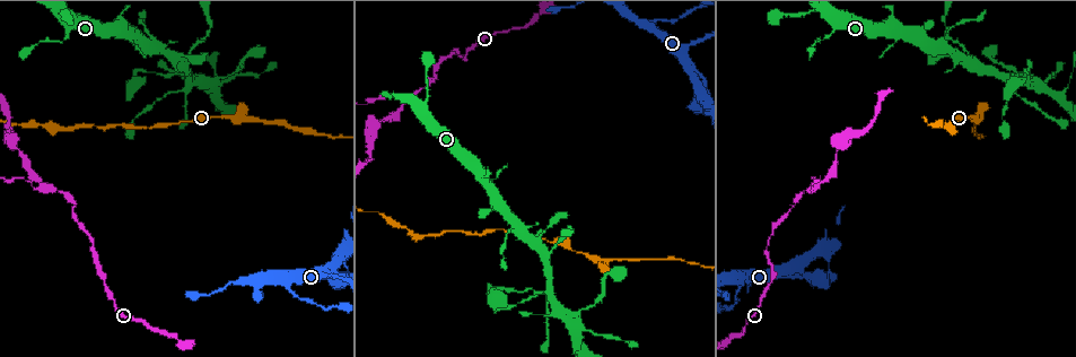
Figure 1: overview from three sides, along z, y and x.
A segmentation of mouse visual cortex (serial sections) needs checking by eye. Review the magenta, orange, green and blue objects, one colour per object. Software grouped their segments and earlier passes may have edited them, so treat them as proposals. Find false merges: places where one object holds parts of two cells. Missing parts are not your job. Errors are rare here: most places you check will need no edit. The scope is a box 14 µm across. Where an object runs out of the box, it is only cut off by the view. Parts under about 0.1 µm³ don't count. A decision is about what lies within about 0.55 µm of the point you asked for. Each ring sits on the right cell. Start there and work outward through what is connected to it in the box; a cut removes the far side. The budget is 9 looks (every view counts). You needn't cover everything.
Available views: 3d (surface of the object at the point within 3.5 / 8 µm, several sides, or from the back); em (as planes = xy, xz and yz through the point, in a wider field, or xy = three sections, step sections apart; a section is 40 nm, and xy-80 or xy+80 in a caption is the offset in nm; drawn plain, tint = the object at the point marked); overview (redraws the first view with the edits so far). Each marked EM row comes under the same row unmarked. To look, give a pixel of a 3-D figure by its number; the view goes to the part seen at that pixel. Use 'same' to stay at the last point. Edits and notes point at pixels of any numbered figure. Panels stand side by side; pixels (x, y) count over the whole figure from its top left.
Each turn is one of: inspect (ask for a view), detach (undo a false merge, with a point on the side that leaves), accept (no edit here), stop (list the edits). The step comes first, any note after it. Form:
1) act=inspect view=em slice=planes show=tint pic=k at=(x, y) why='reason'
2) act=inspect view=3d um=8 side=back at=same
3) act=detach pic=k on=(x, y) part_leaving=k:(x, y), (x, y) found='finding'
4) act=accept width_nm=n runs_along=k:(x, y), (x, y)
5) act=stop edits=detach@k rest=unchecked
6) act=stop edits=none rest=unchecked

act=inspect view=3d um=3.5 pic=1 at=(254, 117) why='sudden change in width'

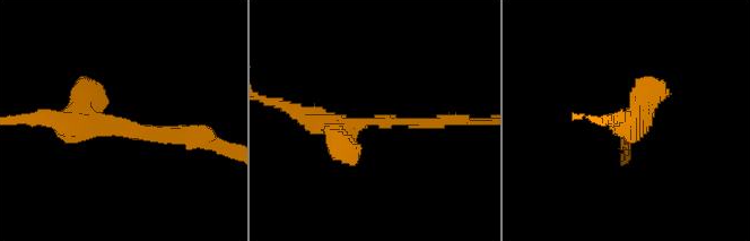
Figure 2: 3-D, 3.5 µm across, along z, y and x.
act=inspect view=em slice=xy step=3 show=tint pic=2 at=(118, 124) arm_widths_nm=150,300 why='now the EM'

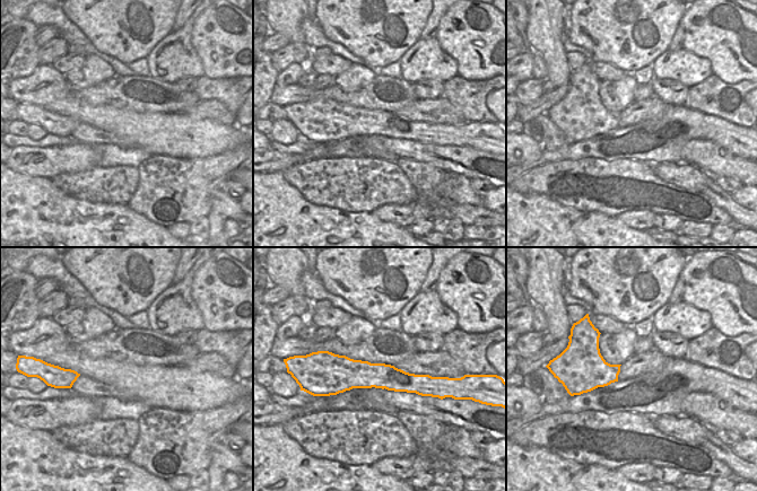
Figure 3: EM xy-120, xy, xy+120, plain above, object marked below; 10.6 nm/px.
act=accept runs_along=2:(46, 119), (192, 137) found='continuous, no second cell'

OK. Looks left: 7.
act=inspect view=3d um=3.5 pic=1 at=(42, 187) why='branch point'

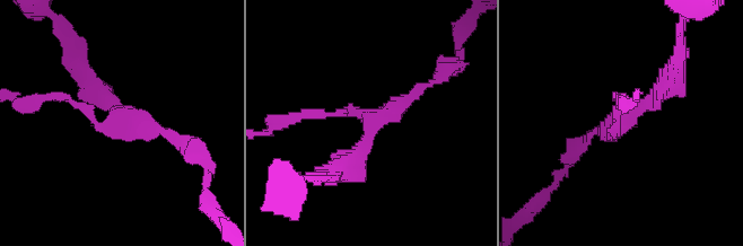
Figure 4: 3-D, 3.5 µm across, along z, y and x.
act=inspect view=em slice=xy step=3 show=tint pic=4 at=(625, 116)

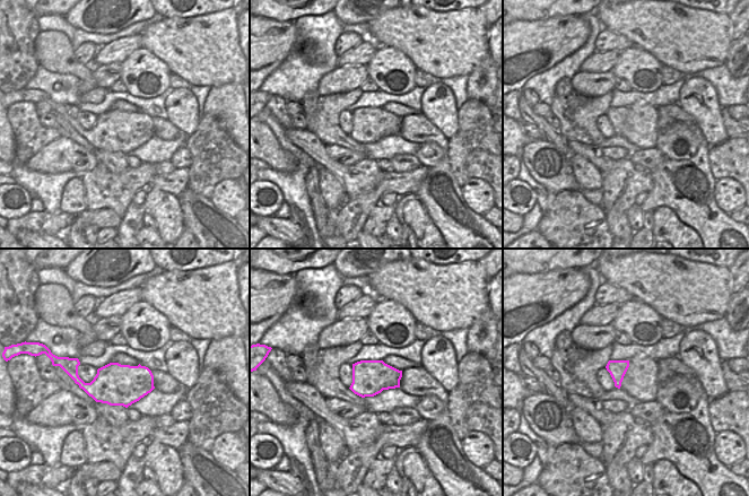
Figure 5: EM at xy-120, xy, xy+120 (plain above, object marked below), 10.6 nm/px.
act=inspect view=em slice=xy step=1 show=tint at=same why='cut it another way'

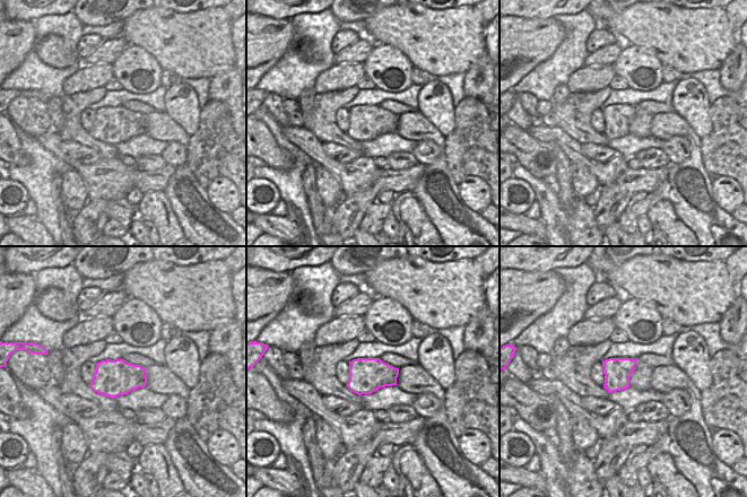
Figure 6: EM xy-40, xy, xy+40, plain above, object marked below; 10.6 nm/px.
act=accept arm_widths_nm=100,150,250 runs_along=4:(433, 80), (374, 121), (339, 167) found='all the same cell'

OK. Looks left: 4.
act=inspect view=3d um=8 pic=1 at=(744, 278) why='thin arm on a thick one'

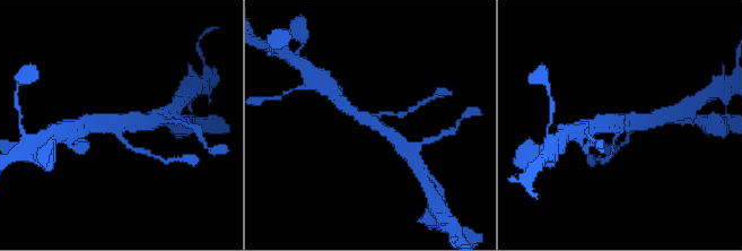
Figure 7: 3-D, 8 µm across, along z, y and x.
act=inspect view=3d um=3.5 pic=7 at=(118, 124)

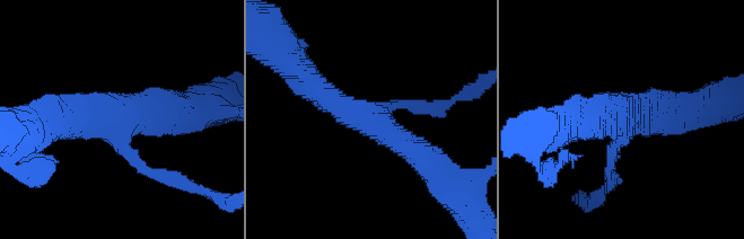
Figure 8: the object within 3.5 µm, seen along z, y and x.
act=inspect view=em slice=planes show=tint pic=8 at=(118, 114) arms=3 arm_widths_nm=150,400,400 why='now the EM'

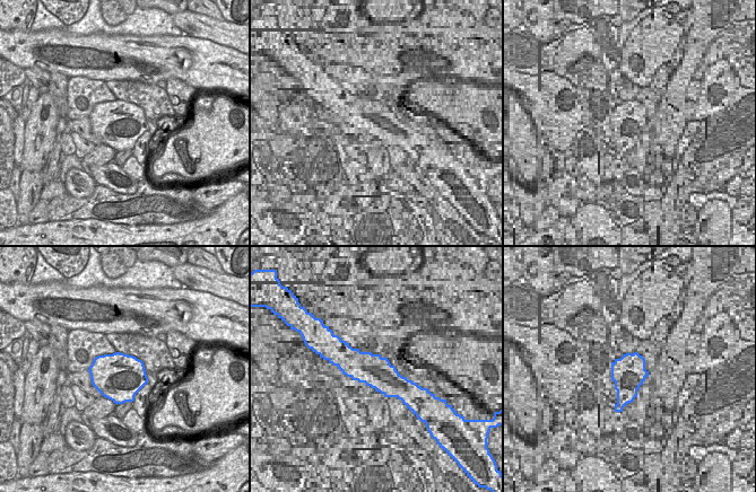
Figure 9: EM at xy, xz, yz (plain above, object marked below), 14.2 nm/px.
act=accept runs_along=8:(435, 167), (306, 80) found='one cell here'

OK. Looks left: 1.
act=stop edits=none rest=unchecked

